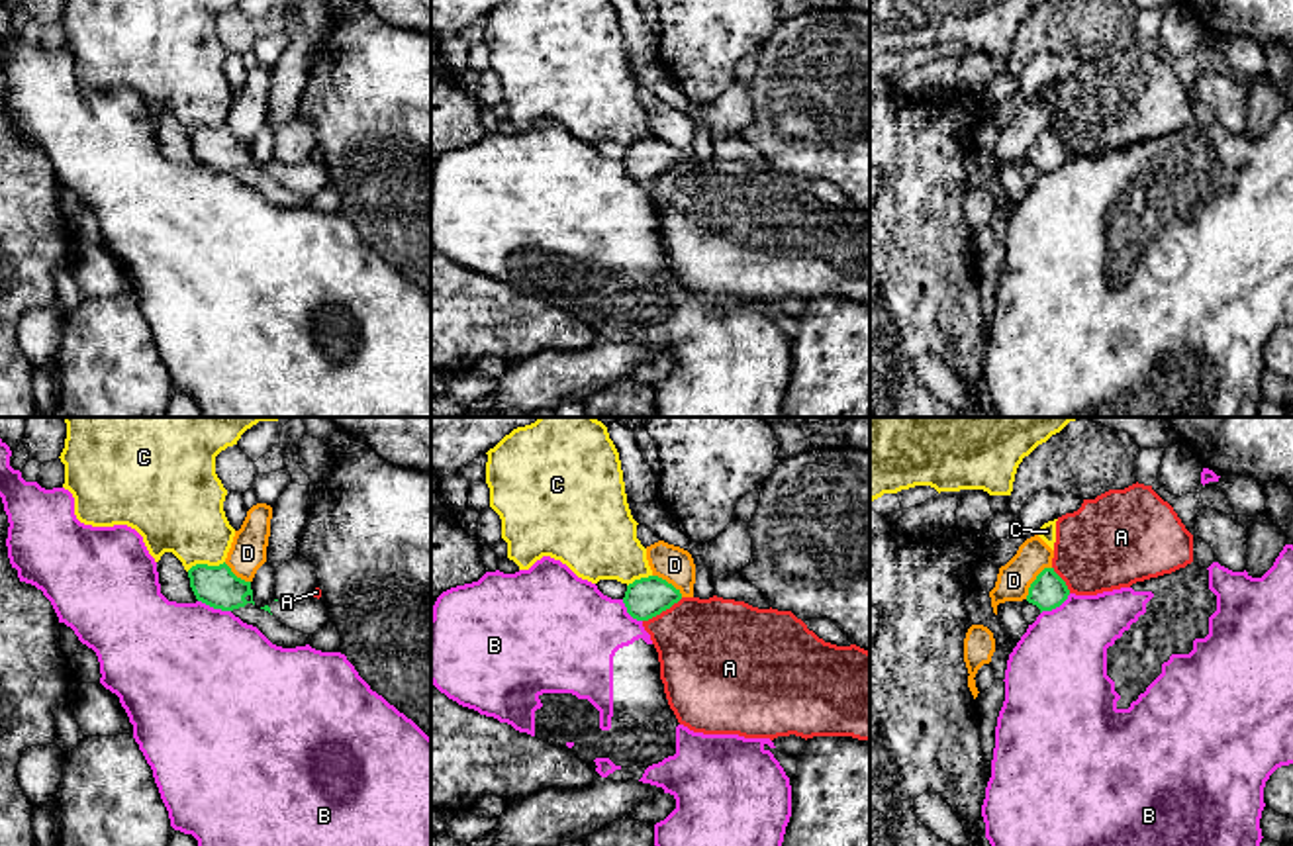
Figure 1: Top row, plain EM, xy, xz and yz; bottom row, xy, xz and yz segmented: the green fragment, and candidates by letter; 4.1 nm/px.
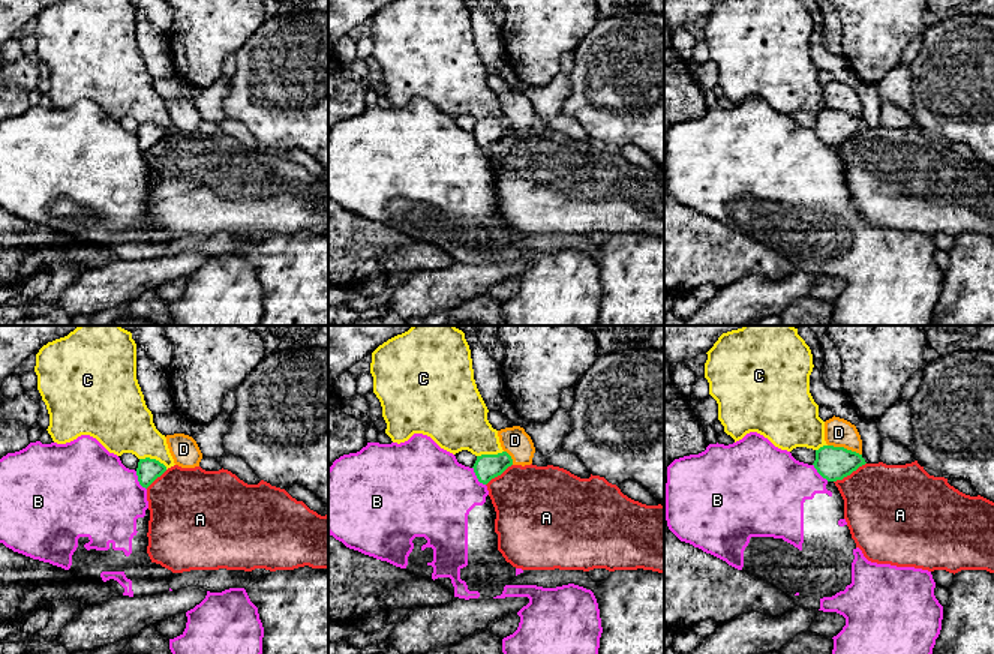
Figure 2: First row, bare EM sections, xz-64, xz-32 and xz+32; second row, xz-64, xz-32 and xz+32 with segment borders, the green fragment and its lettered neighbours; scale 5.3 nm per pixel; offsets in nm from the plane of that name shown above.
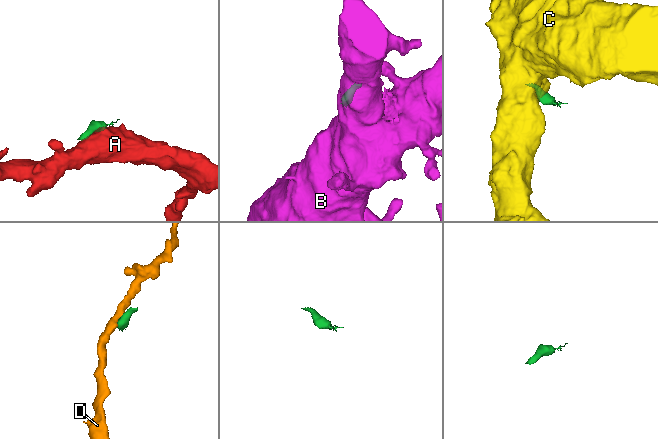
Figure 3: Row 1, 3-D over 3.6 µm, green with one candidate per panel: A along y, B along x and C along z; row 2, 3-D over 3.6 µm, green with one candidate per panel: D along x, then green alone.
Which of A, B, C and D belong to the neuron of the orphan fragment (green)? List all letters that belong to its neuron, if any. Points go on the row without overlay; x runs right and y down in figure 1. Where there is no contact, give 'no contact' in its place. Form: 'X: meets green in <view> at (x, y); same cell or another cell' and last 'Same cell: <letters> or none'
A: meets green in xz at (663, 171); another cell
B: meets green in xy at (214, 169); another cell
C: meets green in xy at (204, 126); another cell
D: meets green in yz at (1035, 141); another cell
Same cell: none

